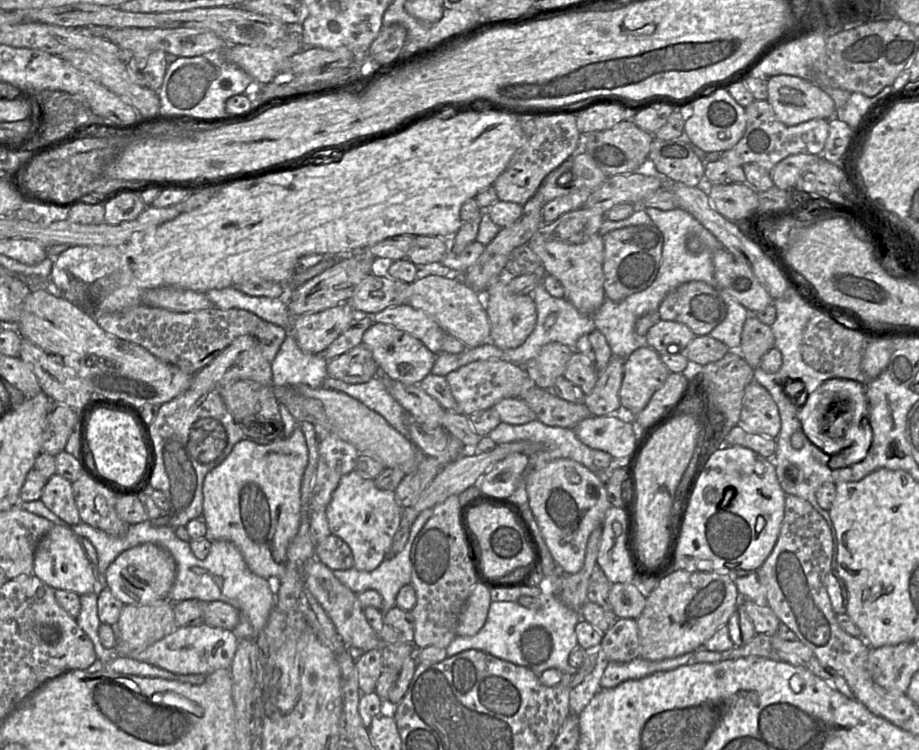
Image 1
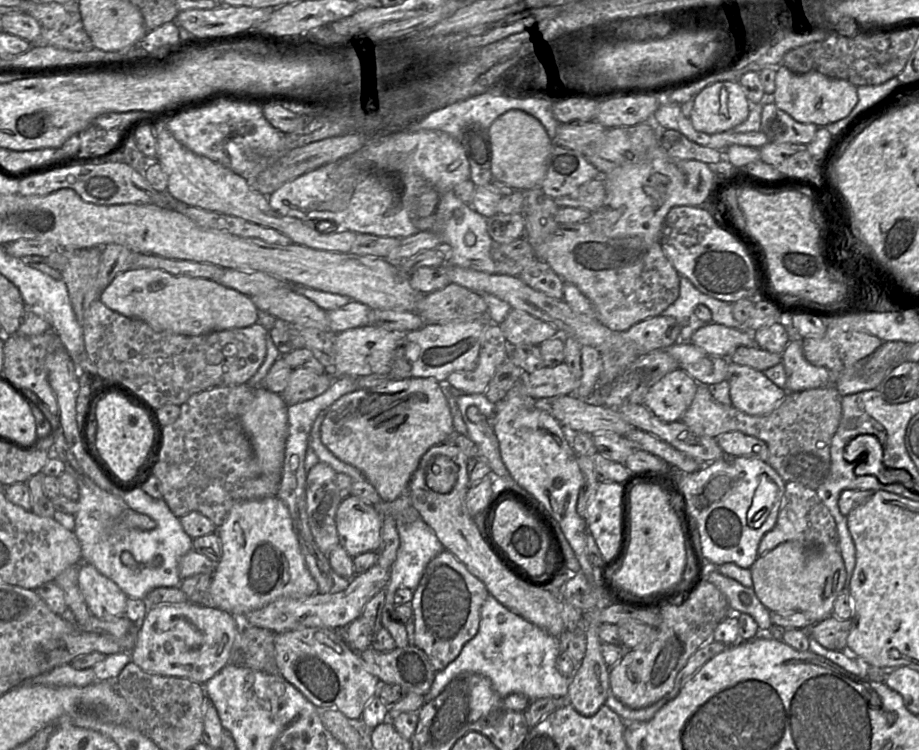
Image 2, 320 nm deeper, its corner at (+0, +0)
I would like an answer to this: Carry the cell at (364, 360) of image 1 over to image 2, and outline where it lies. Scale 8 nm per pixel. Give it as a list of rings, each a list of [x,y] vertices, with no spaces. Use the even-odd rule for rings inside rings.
[[[295,369],[291,372],[288,385],[280,394],[288,406],[293,406],[318,397],[325,393],[333,382],[333,378],[317,374],[311,369]]]

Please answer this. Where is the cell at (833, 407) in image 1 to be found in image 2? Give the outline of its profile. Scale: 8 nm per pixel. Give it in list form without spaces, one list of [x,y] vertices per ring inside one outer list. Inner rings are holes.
[[[861,434],[853,438],[845,448],[844,458],[848,462],[857,461],[856,476],[878,475],[883,449],[875,435]]]

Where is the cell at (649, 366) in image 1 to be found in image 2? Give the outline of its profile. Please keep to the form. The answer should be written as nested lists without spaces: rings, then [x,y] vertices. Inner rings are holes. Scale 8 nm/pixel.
[[[677,368],[649,389],[643,404],[663,421],[679,421],[691,405],[697,388],[698,382],[686,371]]]

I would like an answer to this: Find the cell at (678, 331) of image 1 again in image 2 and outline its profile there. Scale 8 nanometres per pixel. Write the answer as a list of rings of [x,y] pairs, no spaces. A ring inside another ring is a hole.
[[[713,322],[695,331],[690,342],[710,354],[725,358],[739,346],[756,346],[751,331]]]

